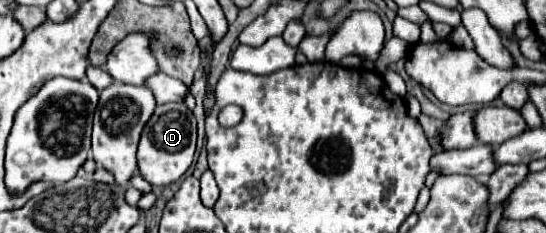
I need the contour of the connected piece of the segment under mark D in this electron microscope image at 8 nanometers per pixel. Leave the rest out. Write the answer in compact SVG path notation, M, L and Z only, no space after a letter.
M184 103L158 105L152 119L144 127L138 145L138 169L150 185L166 187L178 181L192 165L196 151L196 119Z

